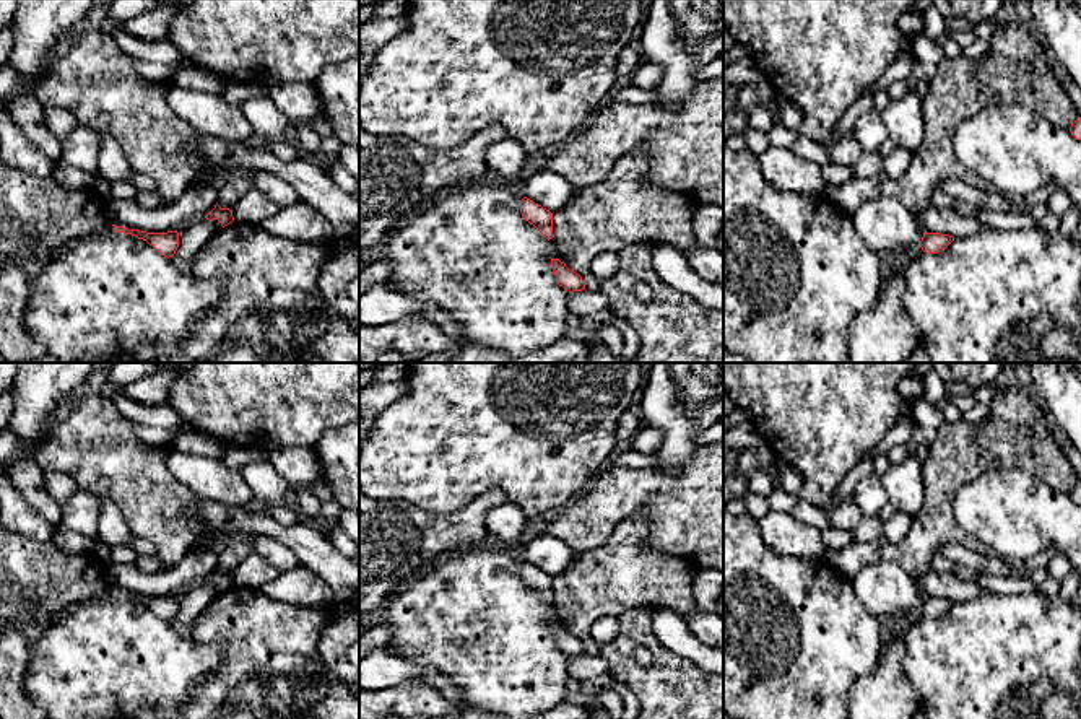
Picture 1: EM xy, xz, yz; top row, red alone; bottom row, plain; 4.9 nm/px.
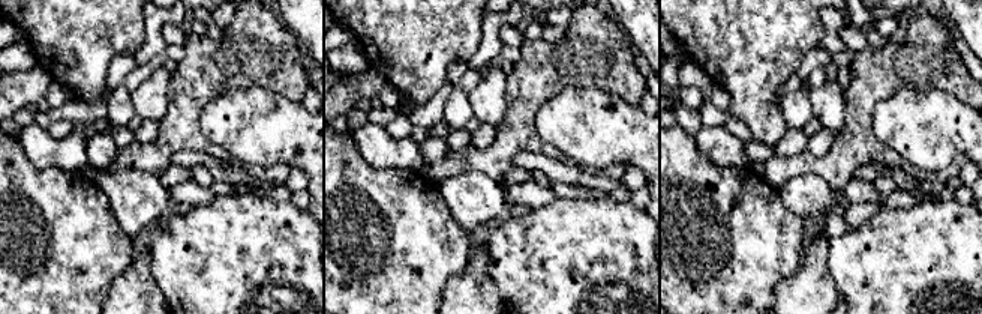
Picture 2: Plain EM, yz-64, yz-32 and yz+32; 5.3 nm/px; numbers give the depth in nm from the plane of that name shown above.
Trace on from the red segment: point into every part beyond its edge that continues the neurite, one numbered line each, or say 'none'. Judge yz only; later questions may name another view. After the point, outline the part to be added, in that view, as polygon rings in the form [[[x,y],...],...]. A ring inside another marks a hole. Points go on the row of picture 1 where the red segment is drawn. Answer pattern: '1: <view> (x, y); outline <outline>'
none

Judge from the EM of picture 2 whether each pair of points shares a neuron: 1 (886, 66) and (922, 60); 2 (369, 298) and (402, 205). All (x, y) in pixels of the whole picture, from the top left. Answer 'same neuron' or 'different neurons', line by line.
1: same neuron
2: same neuron

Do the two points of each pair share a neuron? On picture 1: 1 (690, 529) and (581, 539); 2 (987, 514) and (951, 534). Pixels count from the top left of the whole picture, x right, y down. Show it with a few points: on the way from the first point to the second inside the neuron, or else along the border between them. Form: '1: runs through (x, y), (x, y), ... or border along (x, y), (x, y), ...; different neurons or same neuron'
1: runs through (662, 501), (618, 501), (608, 511); same neuron
2: border along (956, 492), (953, 501), (955, 521), (992, 552); different neurons

